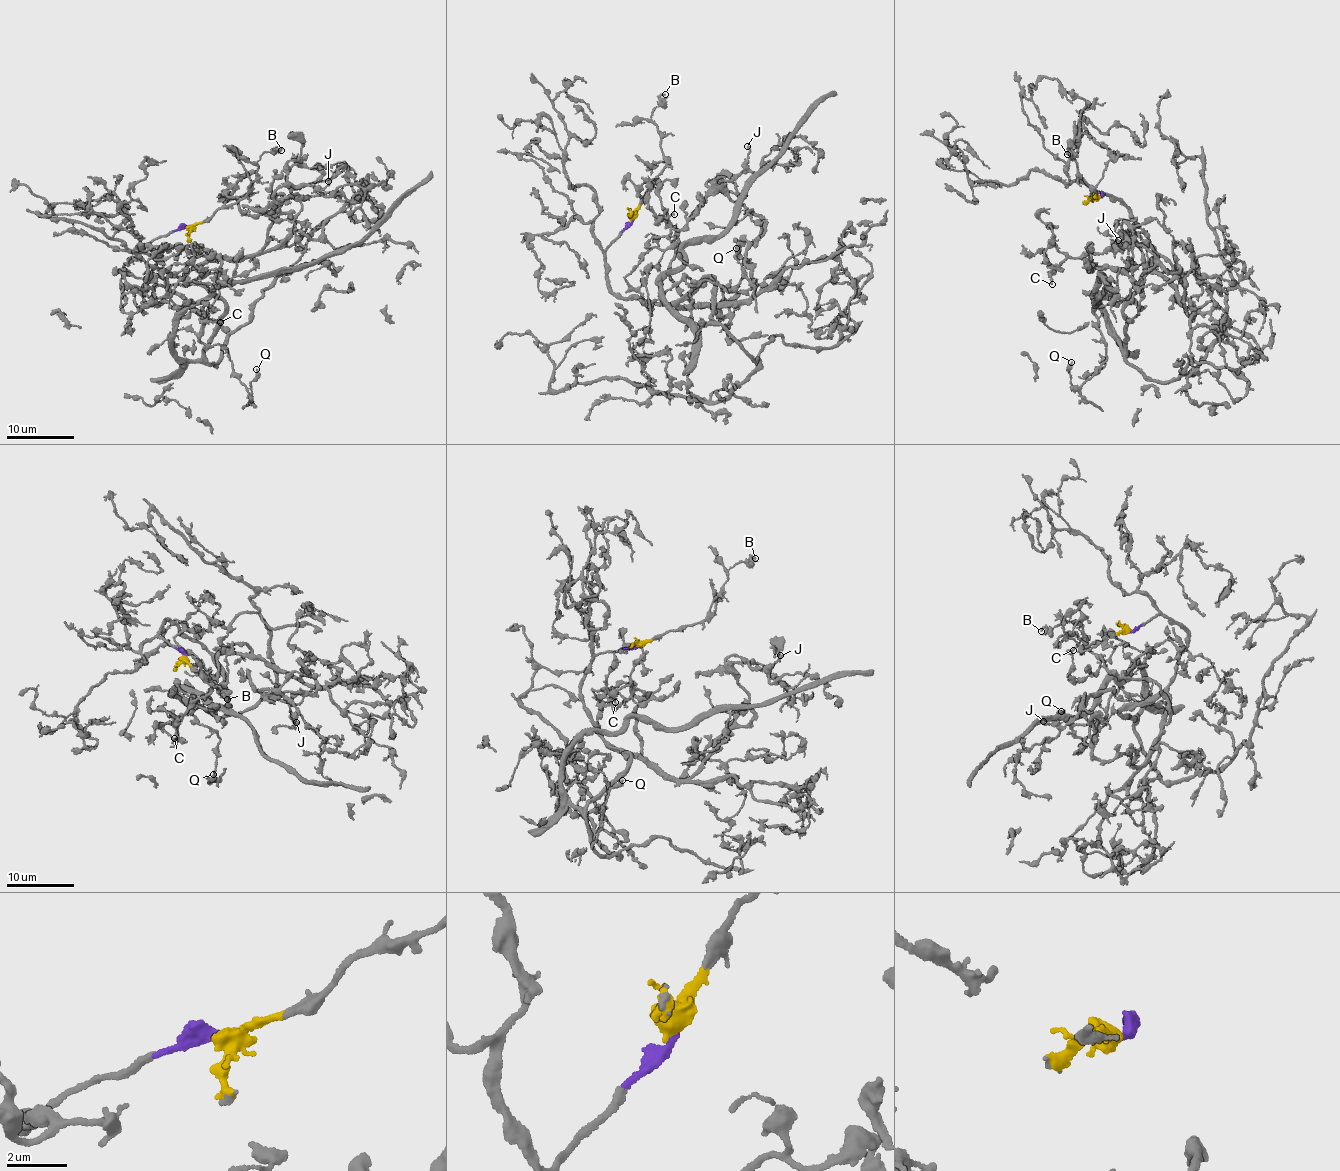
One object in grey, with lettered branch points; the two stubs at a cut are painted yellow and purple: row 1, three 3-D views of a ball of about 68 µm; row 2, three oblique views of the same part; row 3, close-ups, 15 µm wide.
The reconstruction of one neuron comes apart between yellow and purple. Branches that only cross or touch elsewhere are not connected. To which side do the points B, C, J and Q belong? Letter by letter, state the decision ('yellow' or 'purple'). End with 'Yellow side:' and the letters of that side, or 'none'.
B: yellow
C: purple
J: purple
Q: purple
Yellow side: B

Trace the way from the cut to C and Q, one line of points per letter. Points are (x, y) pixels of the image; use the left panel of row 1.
C: (188, 227), (136, 255), (162, 267), (154, 252), (188, 246), (218, 259), (206, 315), (221, 322)
Q: (188, 227), (136, 251), (225, 305), (200, 358), (176, 355), (182, 329), (216, 344), (251, 395), (257, 368)

